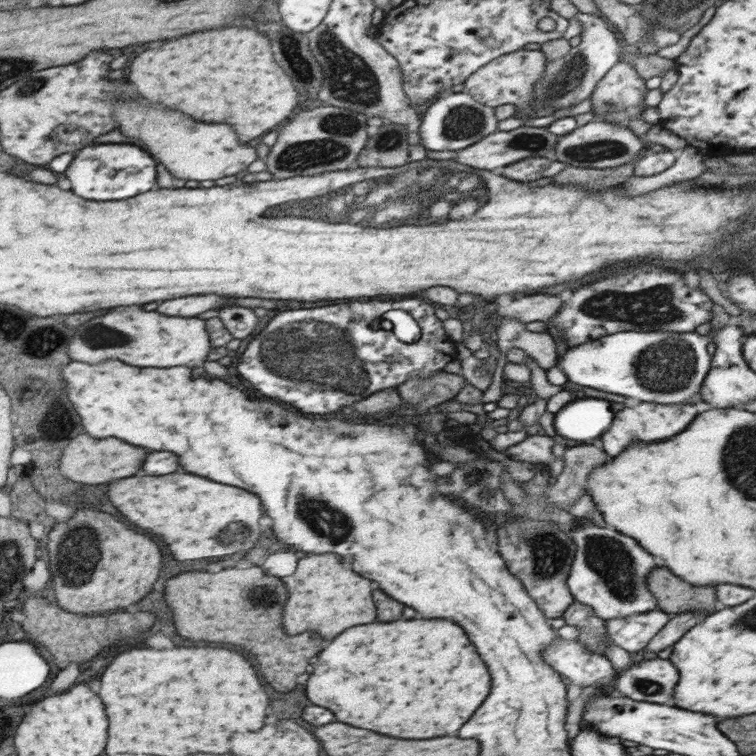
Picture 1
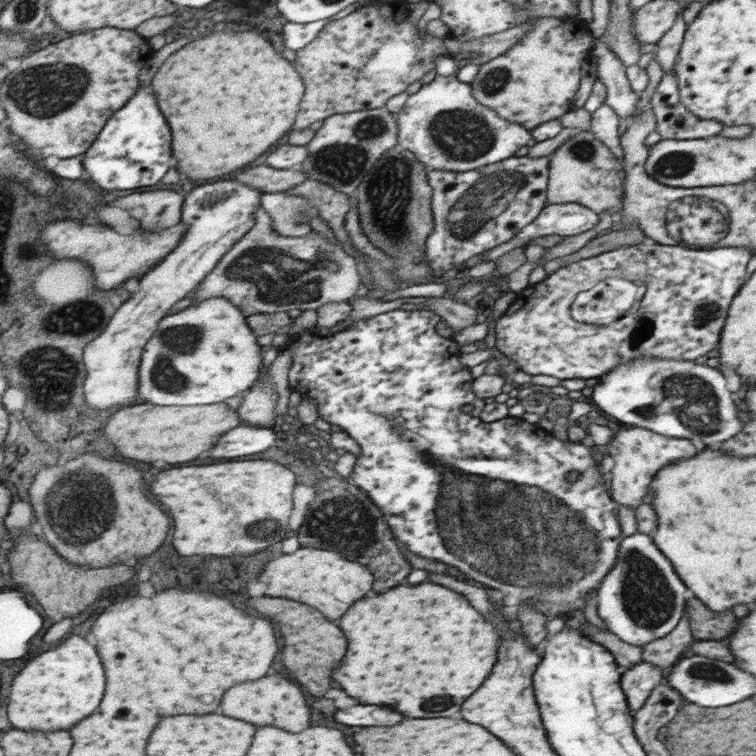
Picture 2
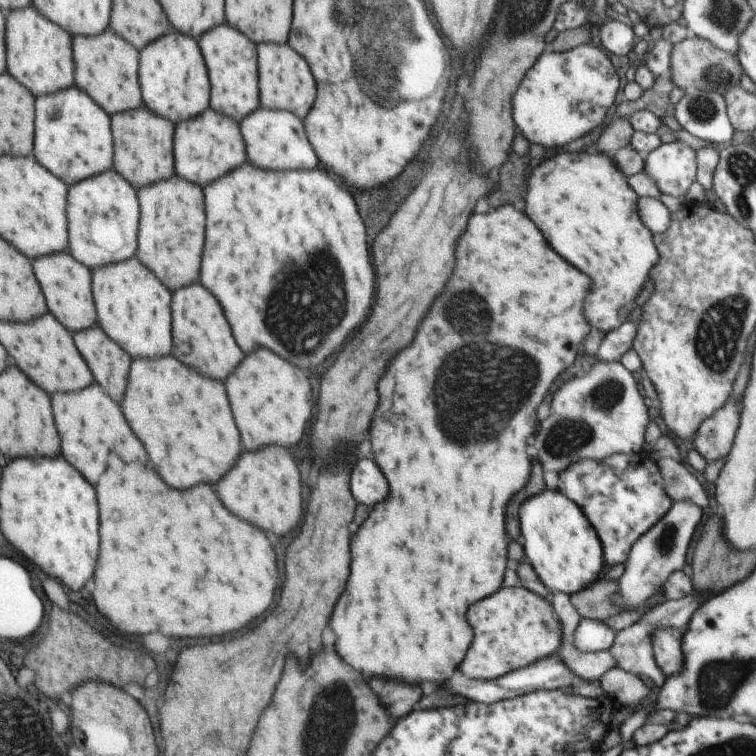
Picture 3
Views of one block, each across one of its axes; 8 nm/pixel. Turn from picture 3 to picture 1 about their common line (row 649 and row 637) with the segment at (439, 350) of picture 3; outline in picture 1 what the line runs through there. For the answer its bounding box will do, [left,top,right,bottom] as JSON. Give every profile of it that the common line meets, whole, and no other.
[306,620,490,738]

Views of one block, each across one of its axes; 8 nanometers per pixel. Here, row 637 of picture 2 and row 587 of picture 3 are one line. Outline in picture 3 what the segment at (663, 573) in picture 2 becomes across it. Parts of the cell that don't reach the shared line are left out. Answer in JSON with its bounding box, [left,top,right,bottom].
[612,500,701,614]

